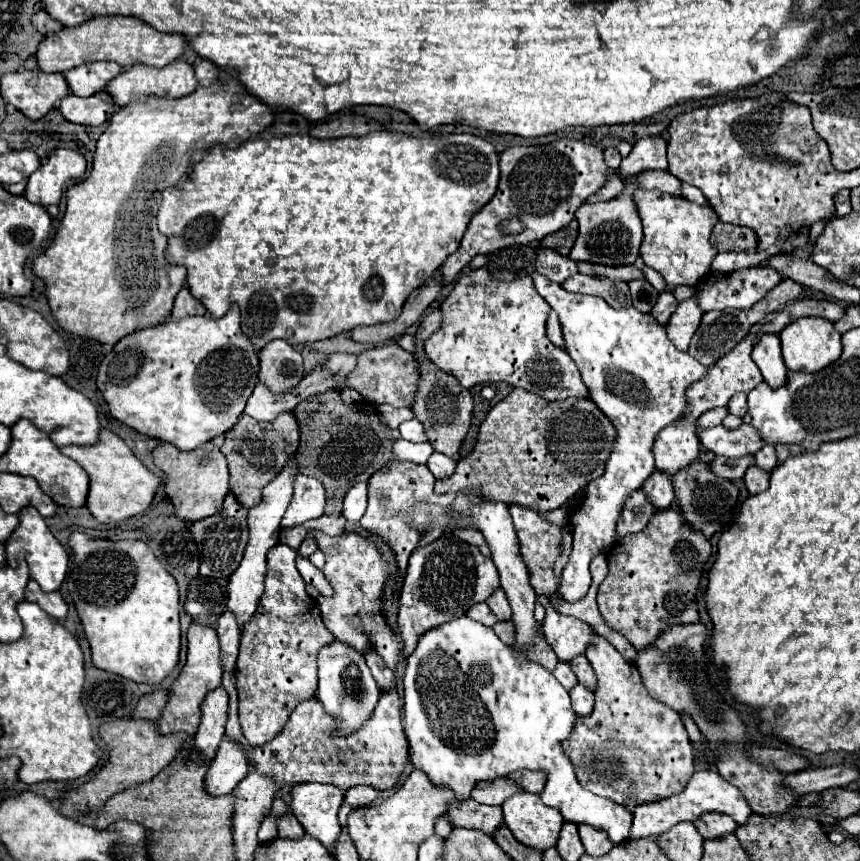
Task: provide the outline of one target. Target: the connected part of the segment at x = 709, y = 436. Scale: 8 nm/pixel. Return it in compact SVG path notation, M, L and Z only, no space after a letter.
M743 424L737 430L725 430L723 426L699 428L697 438L715 456L741 458L745 454L755 454L763 447L765 440L751 424Z

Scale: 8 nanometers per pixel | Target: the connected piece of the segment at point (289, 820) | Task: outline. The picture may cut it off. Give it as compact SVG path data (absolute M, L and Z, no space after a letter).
M287 814L283 816L279 822L277 822L277 830L279 830L279 836L281 838L303 838L305 830L301 828L299 820L293 816L293 814Z

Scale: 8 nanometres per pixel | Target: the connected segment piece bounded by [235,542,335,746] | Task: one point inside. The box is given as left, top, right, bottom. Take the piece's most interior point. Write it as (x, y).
(277, 666)

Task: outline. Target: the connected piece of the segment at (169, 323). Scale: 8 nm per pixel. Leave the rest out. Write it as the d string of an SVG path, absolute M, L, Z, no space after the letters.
M231 304L223 318L213 318L207 314L189 316L183 320L167 318L161 324L139 328L121 338L113 350L105 354L97 374L97 388L107 400L113 418L141 434L171 442L181 450L195 450L235 426L257 382L259 352L241 332L241 314L237 304Z

